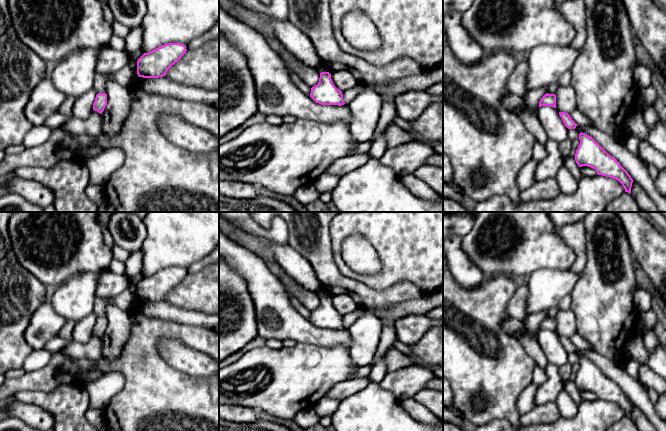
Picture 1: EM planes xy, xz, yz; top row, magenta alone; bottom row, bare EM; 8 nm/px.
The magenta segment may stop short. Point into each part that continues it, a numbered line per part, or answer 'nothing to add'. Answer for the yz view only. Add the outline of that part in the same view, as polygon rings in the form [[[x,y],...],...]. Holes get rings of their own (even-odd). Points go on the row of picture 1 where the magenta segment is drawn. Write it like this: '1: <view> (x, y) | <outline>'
nothing to add

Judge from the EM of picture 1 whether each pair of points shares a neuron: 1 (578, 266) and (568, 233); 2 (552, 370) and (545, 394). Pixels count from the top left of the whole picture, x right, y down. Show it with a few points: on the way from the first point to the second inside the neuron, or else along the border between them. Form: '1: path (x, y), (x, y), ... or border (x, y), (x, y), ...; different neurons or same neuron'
1: path (579, 258), (579, 248), (576, 241); same neuron
2: path (552, 376), (551, 388); same neuron

